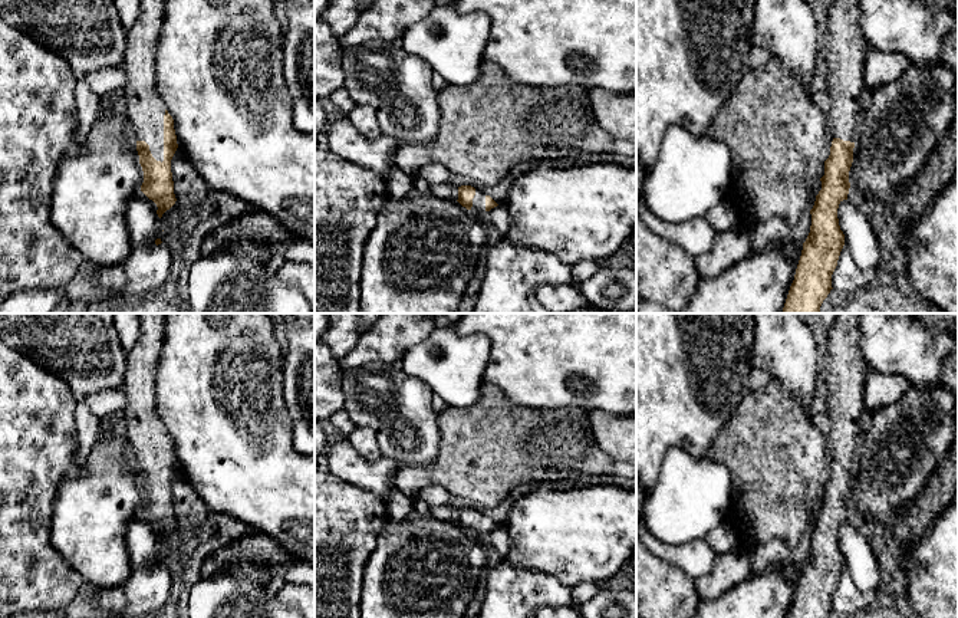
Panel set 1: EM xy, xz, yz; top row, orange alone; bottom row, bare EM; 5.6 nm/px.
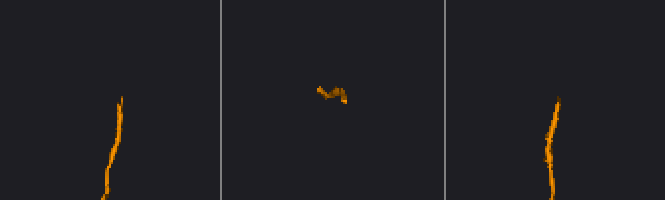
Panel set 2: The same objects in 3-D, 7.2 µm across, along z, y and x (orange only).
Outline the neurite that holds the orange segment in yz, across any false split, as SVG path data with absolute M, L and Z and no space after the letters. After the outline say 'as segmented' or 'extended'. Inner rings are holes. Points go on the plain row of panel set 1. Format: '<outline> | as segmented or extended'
M836 313L827 336L827 415L833 463L824 483L822 512L816 517L810 555L803 565L794 602L787 618L827 618L832 596L845 568L837 530L847 522L856 448L862 435L863 382L868 369L859 348L860 313Z | extended

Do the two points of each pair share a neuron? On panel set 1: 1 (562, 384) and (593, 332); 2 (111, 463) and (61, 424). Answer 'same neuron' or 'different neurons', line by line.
1: same neuron
2: different neurons

